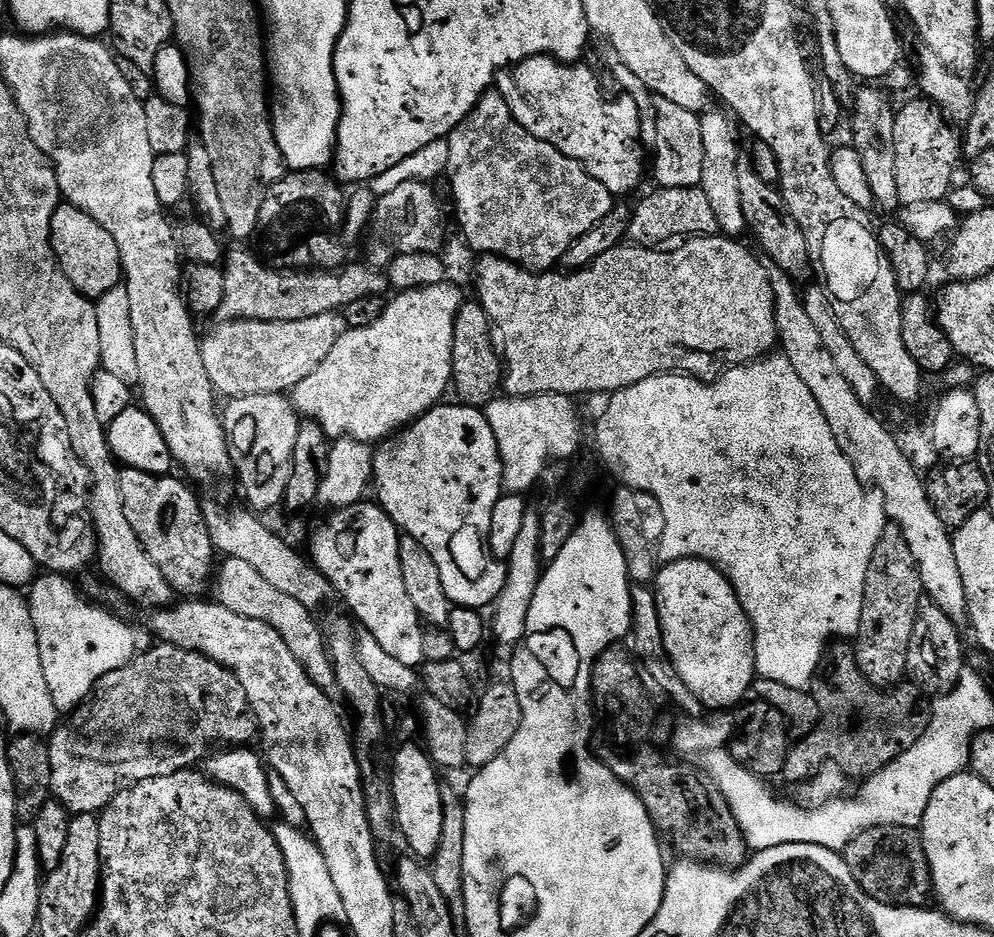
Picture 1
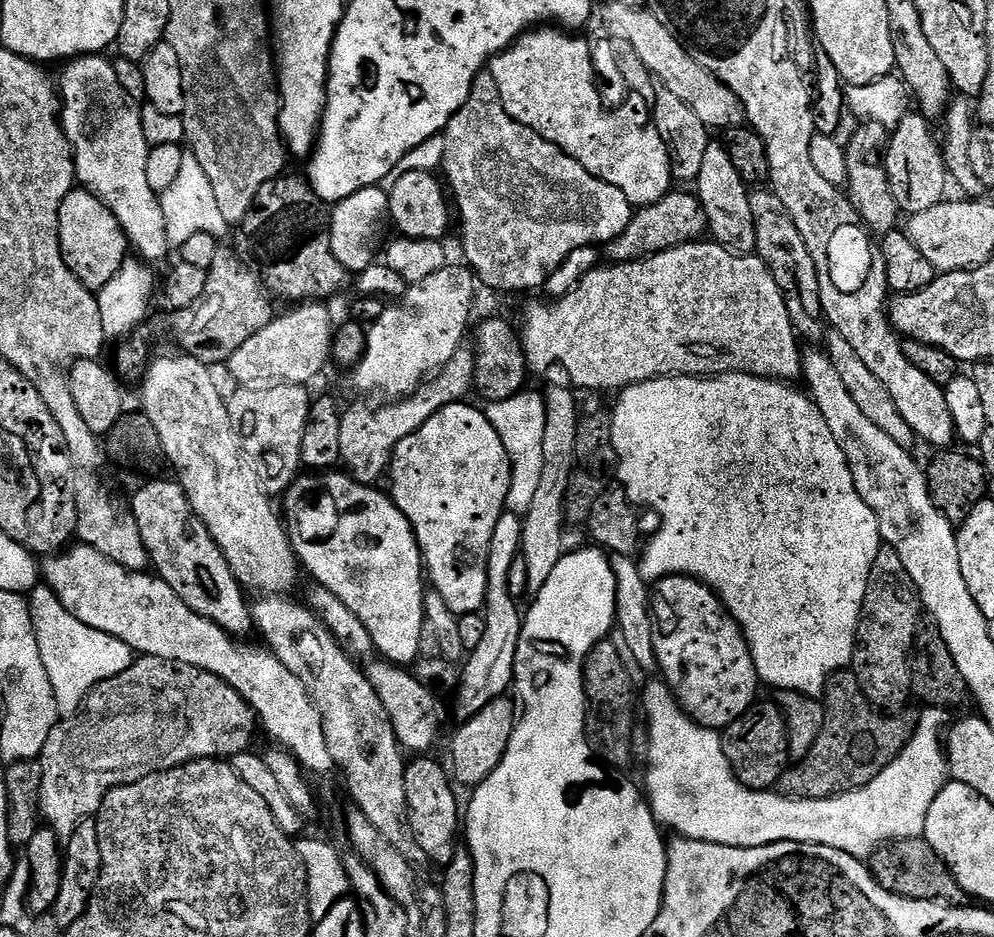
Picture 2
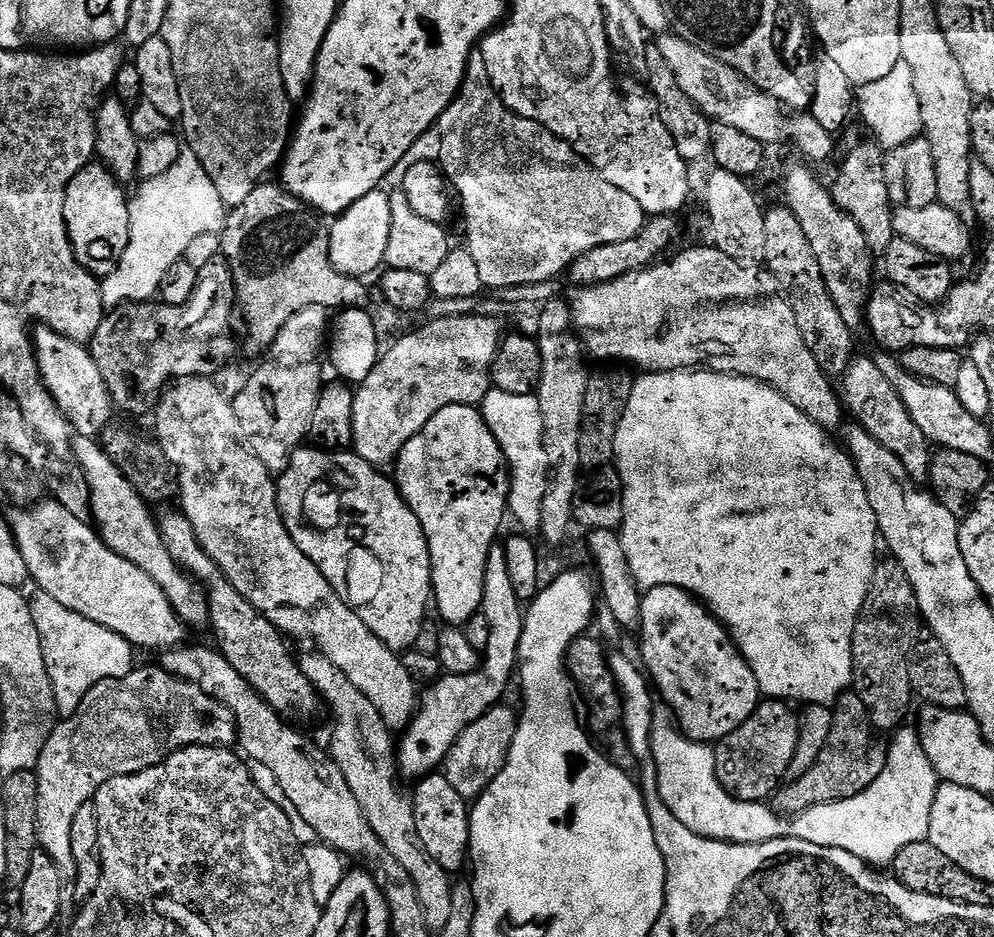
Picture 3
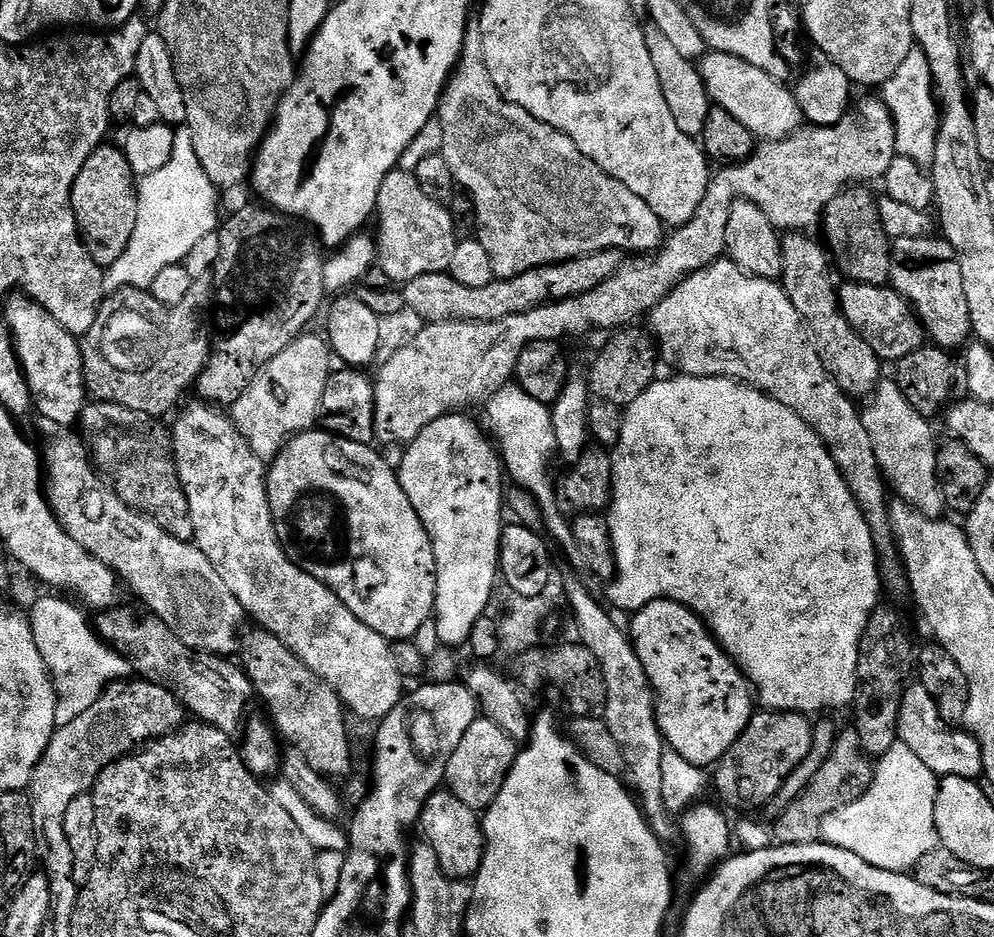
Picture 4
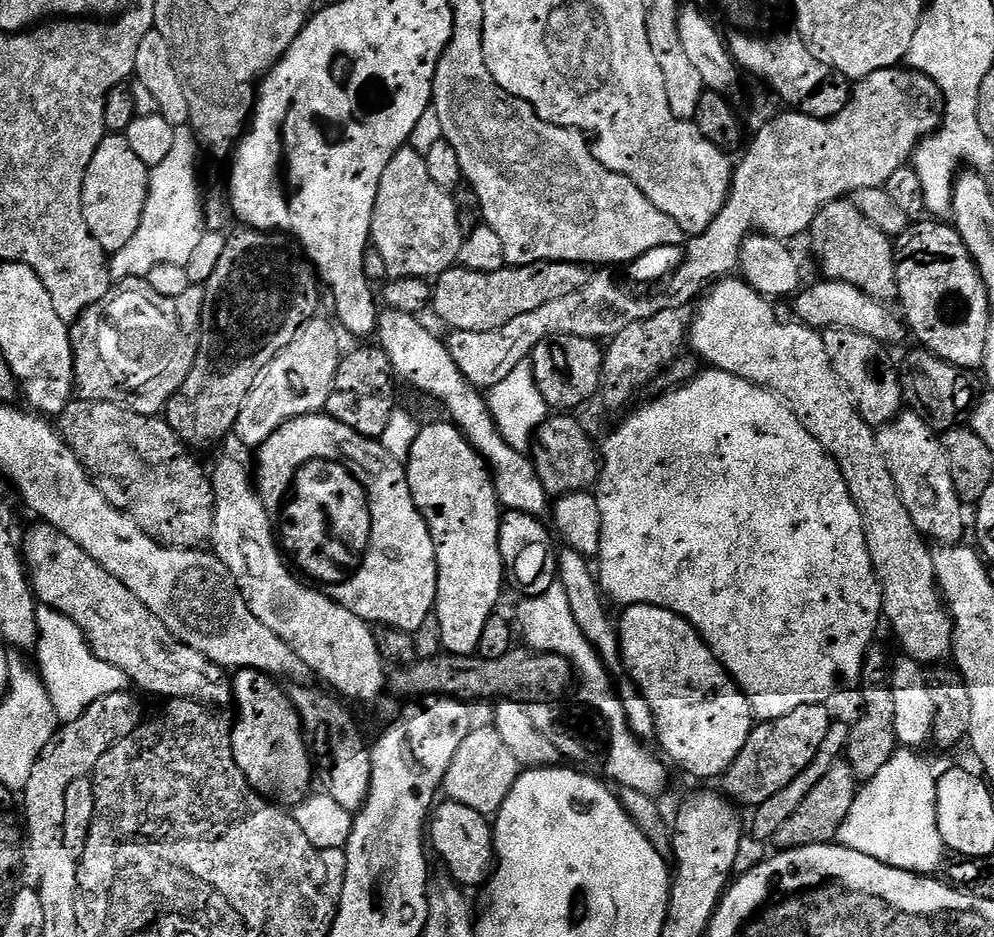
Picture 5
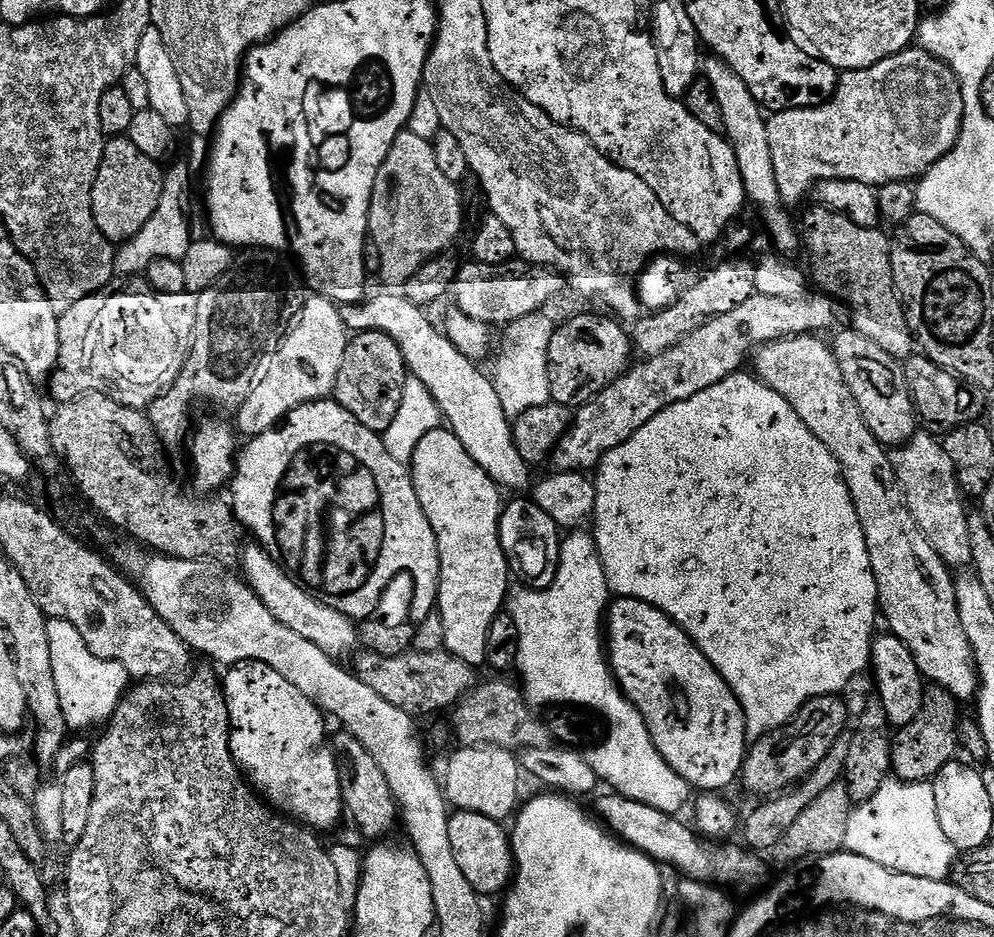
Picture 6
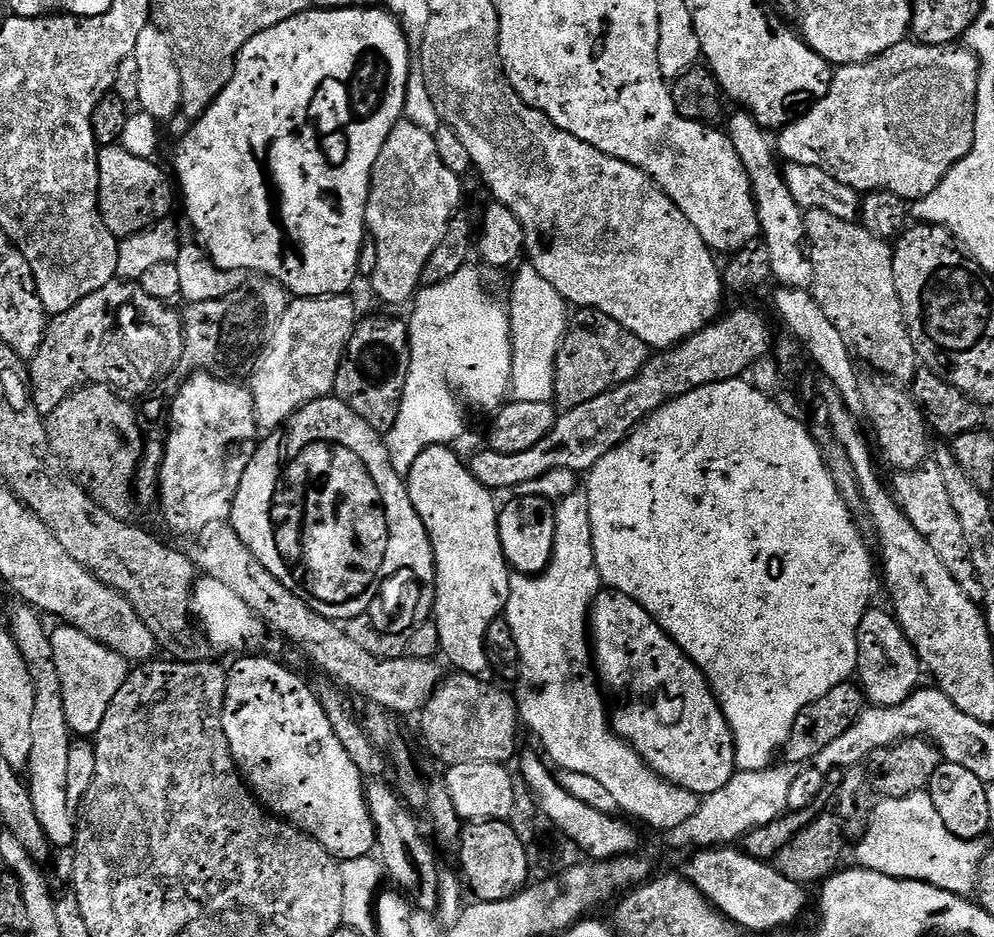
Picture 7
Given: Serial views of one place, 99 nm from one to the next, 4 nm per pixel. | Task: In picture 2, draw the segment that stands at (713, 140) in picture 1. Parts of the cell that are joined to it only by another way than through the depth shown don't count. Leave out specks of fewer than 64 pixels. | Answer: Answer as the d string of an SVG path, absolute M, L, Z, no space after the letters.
M710 142L706 146L706 154L702 158L702 170L694 181L694 188L699 195L700 205L704 207L710 236L712 232L711 239L727 248L729 252L755 253L756 227L754 214L750 214L750 188L744 183L738 170L734 170L734 162L730 162L730 154L723 143Z

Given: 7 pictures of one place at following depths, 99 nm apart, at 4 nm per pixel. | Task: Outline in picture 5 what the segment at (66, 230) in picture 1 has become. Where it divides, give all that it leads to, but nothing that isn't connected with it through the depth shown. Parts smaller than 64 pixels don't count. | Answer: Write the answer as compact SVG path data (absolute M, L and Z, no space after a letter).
M108 134L94 150L90 166L86 166L86 178L82 182L82 218L90 226L90 234L98 238L98 246L106 253L117 252L134 238L138 226L142 226L142 210L146 210L148 177L150 170L130 147L127 135Z

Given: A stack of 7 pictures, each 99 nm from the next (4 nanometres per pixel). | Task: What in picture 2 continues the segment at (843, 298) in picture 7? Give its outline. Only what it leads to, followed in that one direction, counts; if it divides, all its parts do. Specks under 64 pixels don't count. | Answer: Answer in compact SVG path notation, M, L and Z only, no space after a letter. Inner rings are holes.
M865 119L864 124L852 136L852 141L846 144L846 170L848 183L846 195L852 201L856 215L859 216L861 225L869 233L883 238L889 232L897 231L902 213L898 202L894 202L894 194L890 190L888 175L884 169L884 154L888 151L890 130L882 126L882 122ZM877 232L877 233L876 233Z

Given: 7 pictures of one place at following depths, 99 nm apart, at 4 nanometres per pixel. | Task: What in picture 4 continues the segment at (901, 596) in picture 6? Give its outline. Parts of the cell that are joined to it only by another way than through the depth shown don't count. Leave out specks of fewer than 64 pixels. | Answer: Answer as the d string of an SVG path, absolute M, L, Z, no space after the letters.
M721 258L690 274L672 288L670 294L666 294L666 298L662 298L662 302L658 302L658 306L654 306L647 314L646 322L658 345L659 359L676 368L672 370L686 376L726 376L729 380L747 384L782 402L782 406L794 410L802 422L816 431L834 458L842 478L850 486L866 518L866 526L870 526L883 583L892 588L905 587L906 573L903 563L897 559L898 548L893 540L892 523L888 517L890 490L884 473L878 466L878 458L874 458L870 434L866 434L866 426L862 426L861 409L852 405L855 404L853 397L847 396L838 382L834 382L826 366L822 366L822 358L818 358L818 350L812 345L812 337L808 335L804 319L798 310L794 310L794 302L790 302L785 294L783 283L751 276L731 258Z

